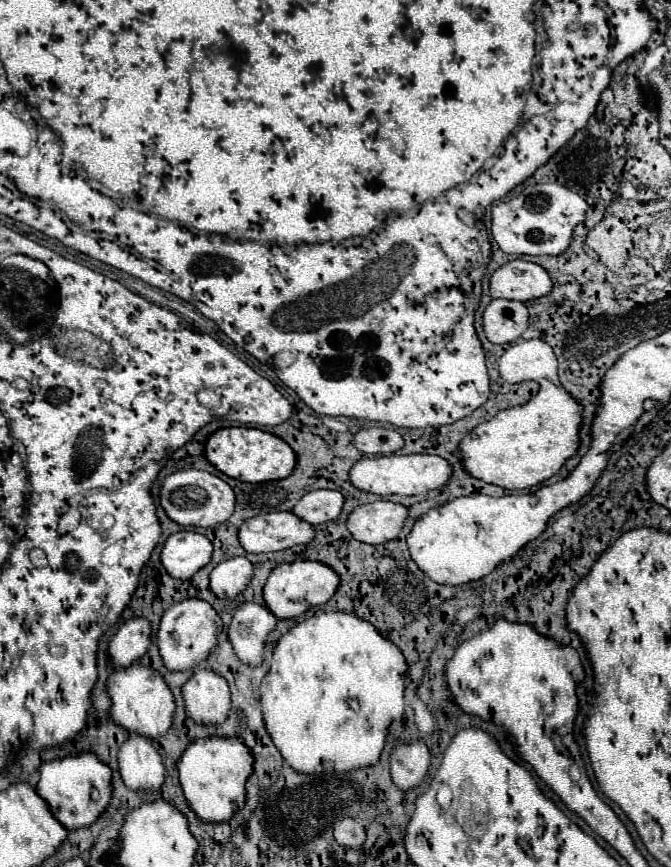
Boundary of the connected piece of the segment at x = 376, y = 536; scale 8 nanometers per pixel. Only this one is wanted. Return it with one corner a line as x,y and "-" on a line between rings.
377,500
357,506
349,518
347,528
355,540
365,544
383,544
397,538
407,518
407,508
391,500

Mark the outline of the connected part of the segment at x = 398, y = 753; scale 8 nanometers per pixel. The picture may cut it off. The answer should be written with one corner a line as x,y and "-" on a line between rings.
423,740
395,746
391,750
391,778
401,790
409,790
419,784
431,764
429,748

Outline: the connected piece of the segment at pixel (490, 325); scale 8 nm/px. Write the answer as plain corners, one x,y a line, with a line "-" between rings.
491,300
483,312
483,330
493,344
507,344
517,340
527,326
529,312
519,300

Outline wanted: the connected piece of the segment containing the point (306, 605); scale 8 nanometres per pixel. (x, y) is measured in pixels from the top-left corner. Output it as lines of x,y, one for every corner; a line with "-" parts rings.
297,560
297,562
281,564
271,572
263,588
263,598
265,598
267,608
277,618
295,618
303,614
305,610
309,610
311,606
325,604
335,594
337,586
339,586
339,576
327,564
311,562
311,560

